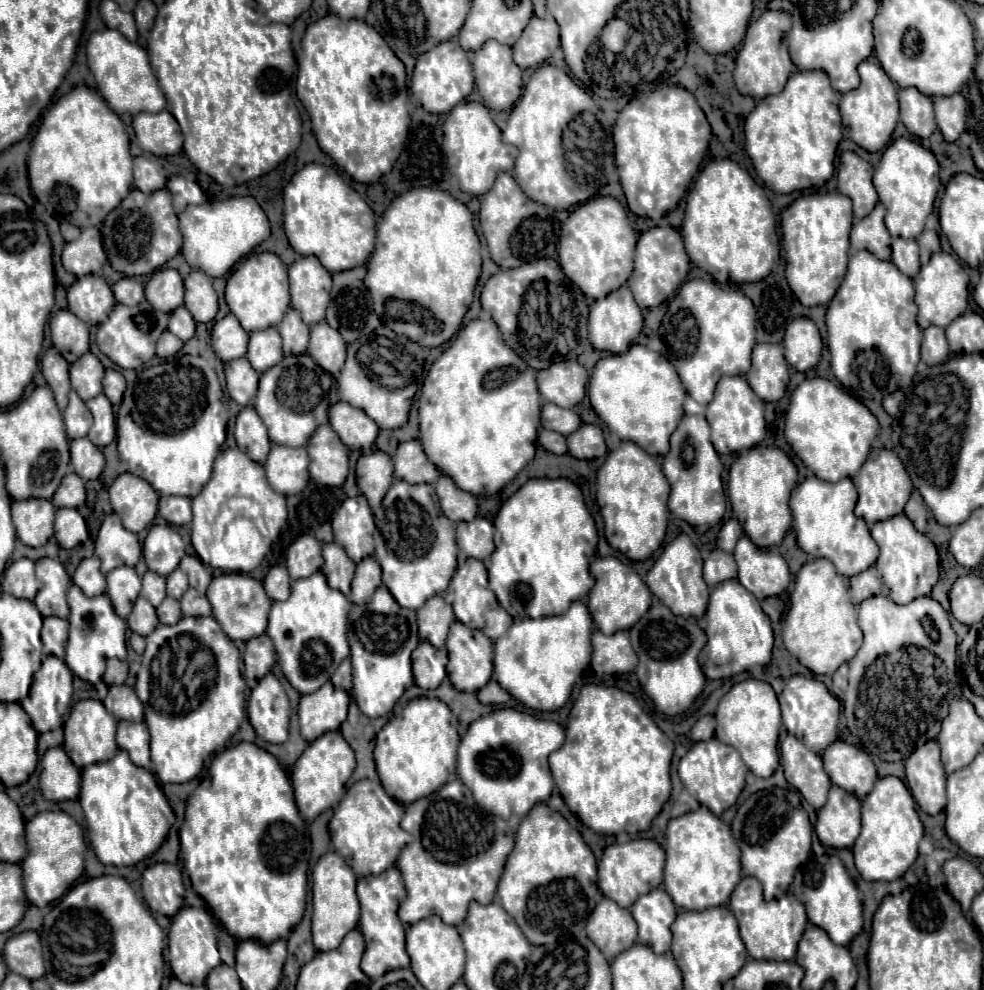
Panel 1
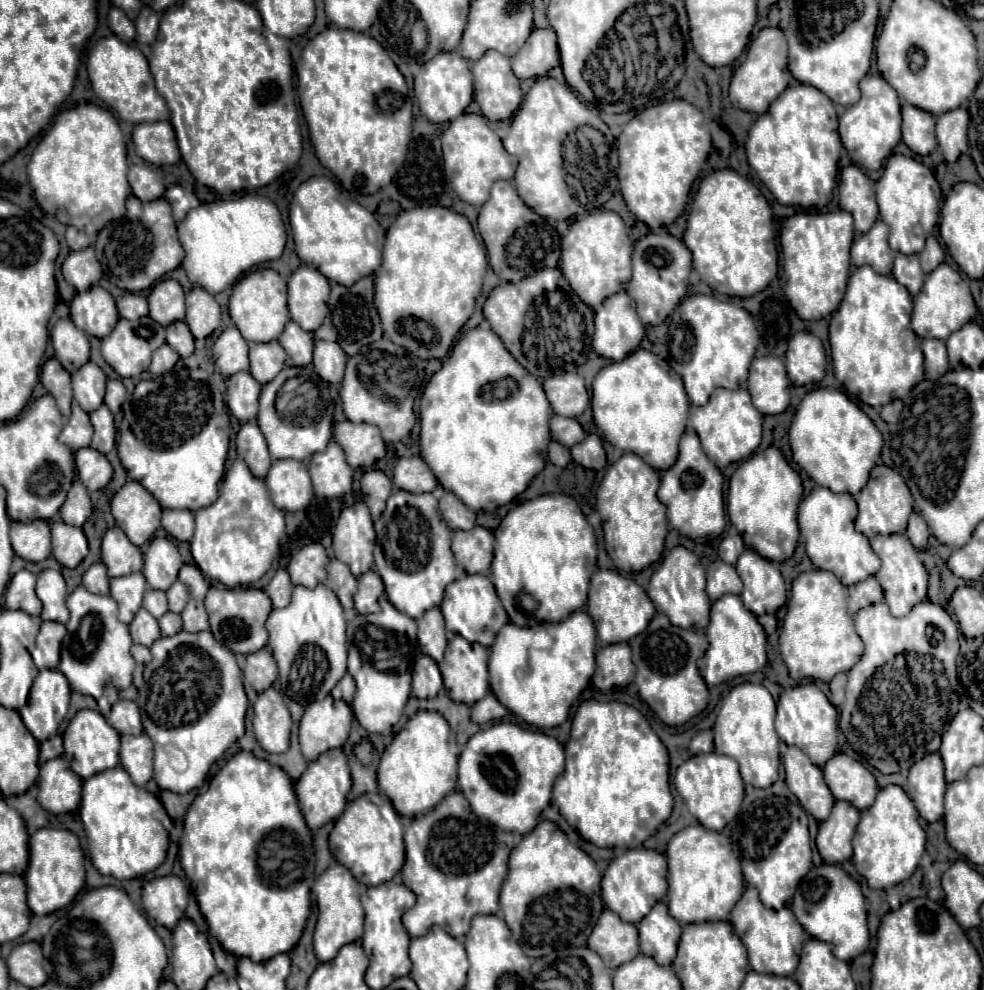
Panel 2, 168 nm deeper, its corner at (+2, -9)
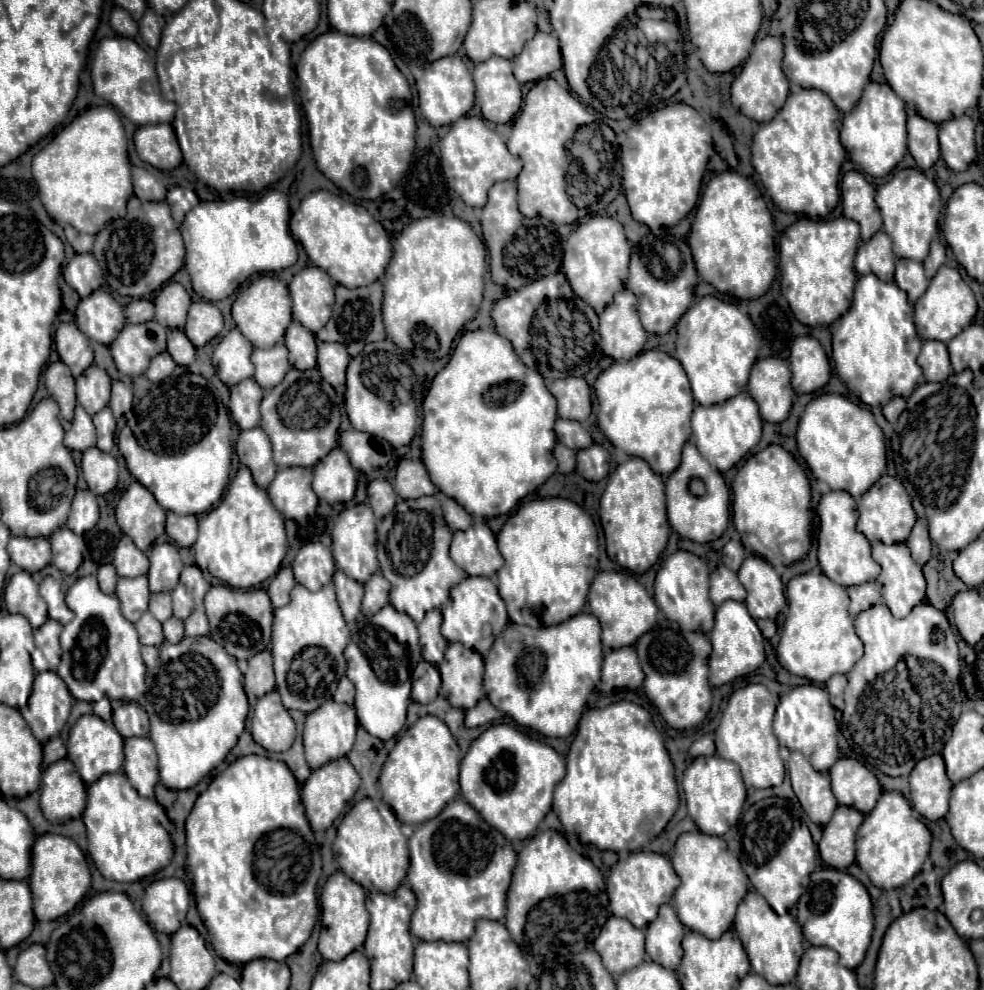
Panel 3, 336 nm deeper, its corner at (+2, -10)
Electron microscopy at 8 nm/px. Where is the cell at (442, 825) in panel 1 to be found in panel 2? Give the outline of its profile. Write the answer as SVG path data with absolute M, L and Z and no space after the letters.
M460 792L448 794L434 810L416 816L404 832L404 846L406 862L402 866L402 882L416 894L416 904L402 916L402 924L412 938L424 936L430 926L442 926L450 936L460 938L468 932L472 916L496 914L498 894L508 872L508 856L514 848L514 840L510 832L482 822Z

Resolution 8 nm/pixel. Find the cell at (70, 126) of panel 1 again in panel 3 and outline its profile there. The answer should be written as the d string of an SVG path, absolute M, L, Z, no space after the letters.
M104 105L104 107L90 107L90 109L86 109L84 113L80 113L68 127L64 127L64 129L34 157L34 161L32 161L32 175L34 175L34 179L36 179L38 187L40 187L40 189L38 189L38 191L40 191L40 199L42 199L44 207L46 207L48 215L50 215L52 219L56 219L56 223L68 223L68 225L72 225L74 229L78 229L78 231L82 231L82 233L90 233L90 235L96 235L108 221L118 219L118 217L124 217L124 215L126 215L126 203L128 203L128 199L132 197L130 161L128 161L128 149L126 149L126 145L128 145L128 139L126 139L126 133L124 133L120 115L118 115L116 109L110 107L110 105Z

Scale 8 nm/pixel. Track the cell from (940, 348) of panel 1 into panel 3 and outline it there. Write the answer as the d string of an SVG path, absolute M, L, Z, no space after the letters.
M924 341L918 357L918 365L924 371L926 381L946 381L952 373L946 343L942 341Z

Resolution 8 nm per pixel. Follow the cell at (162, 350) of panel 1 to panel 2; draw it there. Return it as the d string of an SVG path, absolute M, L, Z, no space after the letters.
M162 344L154 356L152 356L152 364L150 364L150 372L152 374L164 374L168 370L174 368L174 364L178 362L178 352L174 352L168 344Z

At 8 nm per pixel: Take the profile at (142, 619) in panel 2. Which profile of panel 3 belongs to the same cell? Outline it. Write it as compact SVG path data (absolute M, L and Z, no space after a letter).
M144 613L140 617L140 621L136 623L138 635L140 635L140 643L142 645L162 645L164 643L164 635L162 635L162 623L158 619L154 619L152 613Z

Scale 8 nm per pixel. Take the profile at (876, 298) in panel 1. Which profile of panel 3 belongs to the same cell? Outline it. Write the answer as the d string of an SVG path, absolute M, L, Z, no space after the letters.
M872 273L866 277L858 277L854 289L854 305L850 307L850 313L846 313L846 317L840 317L838 327L832 335L832 359L838 377L848 385L848 389L870 407L886 405L896 395L908 399L922 379L922 369L916 363L920 347L922 341L916 333L912 321L912 305L906 301L906 293L902 293L902 289L898 289L896 283L878 281L878 277L874 277Z

